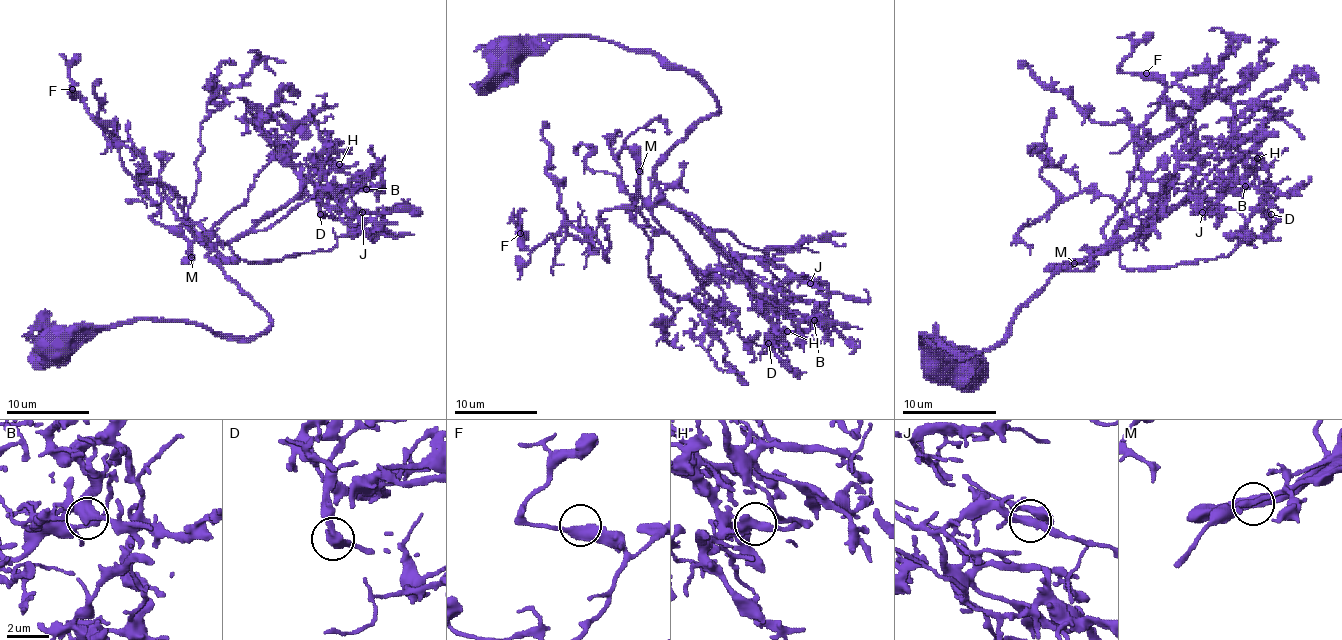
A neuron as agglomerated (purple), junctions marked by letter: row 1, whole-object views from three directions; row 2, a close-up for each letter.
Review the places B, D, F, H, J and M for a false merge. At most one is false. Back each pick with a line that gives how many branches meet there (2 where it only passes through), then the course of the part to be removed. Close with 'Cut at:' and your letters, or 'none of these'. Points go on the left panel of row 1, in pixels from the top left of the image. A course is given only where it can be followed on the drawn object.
Cut at: none of these

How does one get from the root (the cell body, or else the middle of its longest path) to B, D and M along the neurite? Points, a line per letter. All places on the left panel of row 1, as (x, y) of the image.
B: (55, 340), (136, 319), (258, 336), (269, 315), (206, 255), (289, 201), (366, 189)
D: (55, 340), (88, 340), (136, 319), (258, 336), (269, 315), (206, 255), (298, 199), (325, 160), (320, 214)
M: (55, 340), (88, 340), (136, 319), (262, 334), (269, 315), (200, 241), (192, 257)

